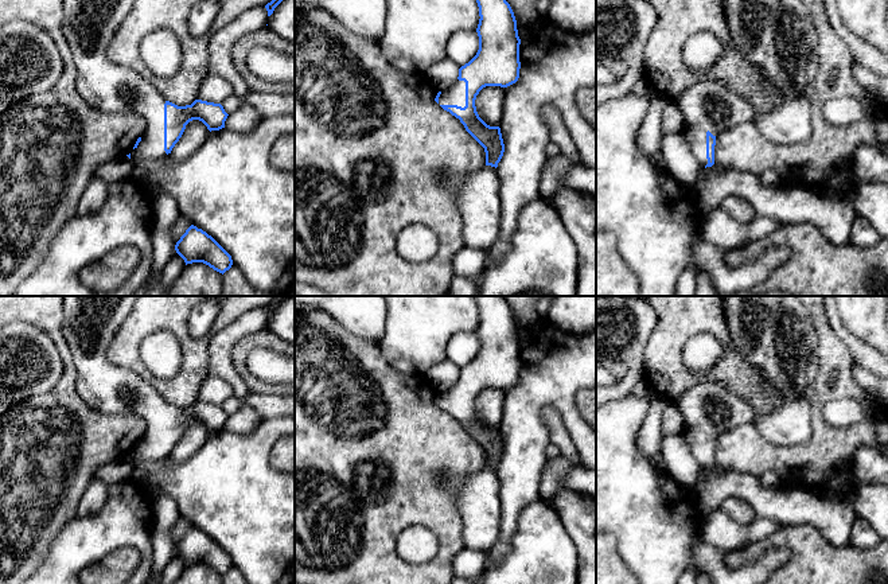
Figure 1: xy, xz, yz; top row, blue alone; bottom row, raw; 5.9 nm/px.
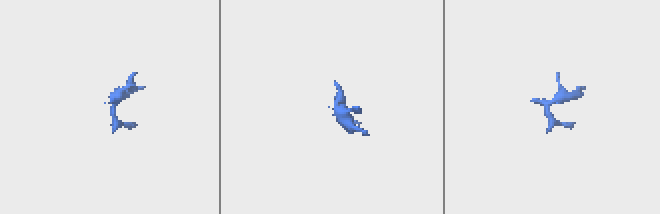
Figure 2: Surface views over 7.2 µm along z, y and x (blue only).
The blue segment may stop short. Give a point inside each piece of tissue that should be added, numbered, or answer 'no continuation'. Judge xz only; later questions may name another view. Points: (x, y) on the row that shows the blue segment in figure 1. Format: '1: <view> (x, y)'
1: xz (456, 94)

